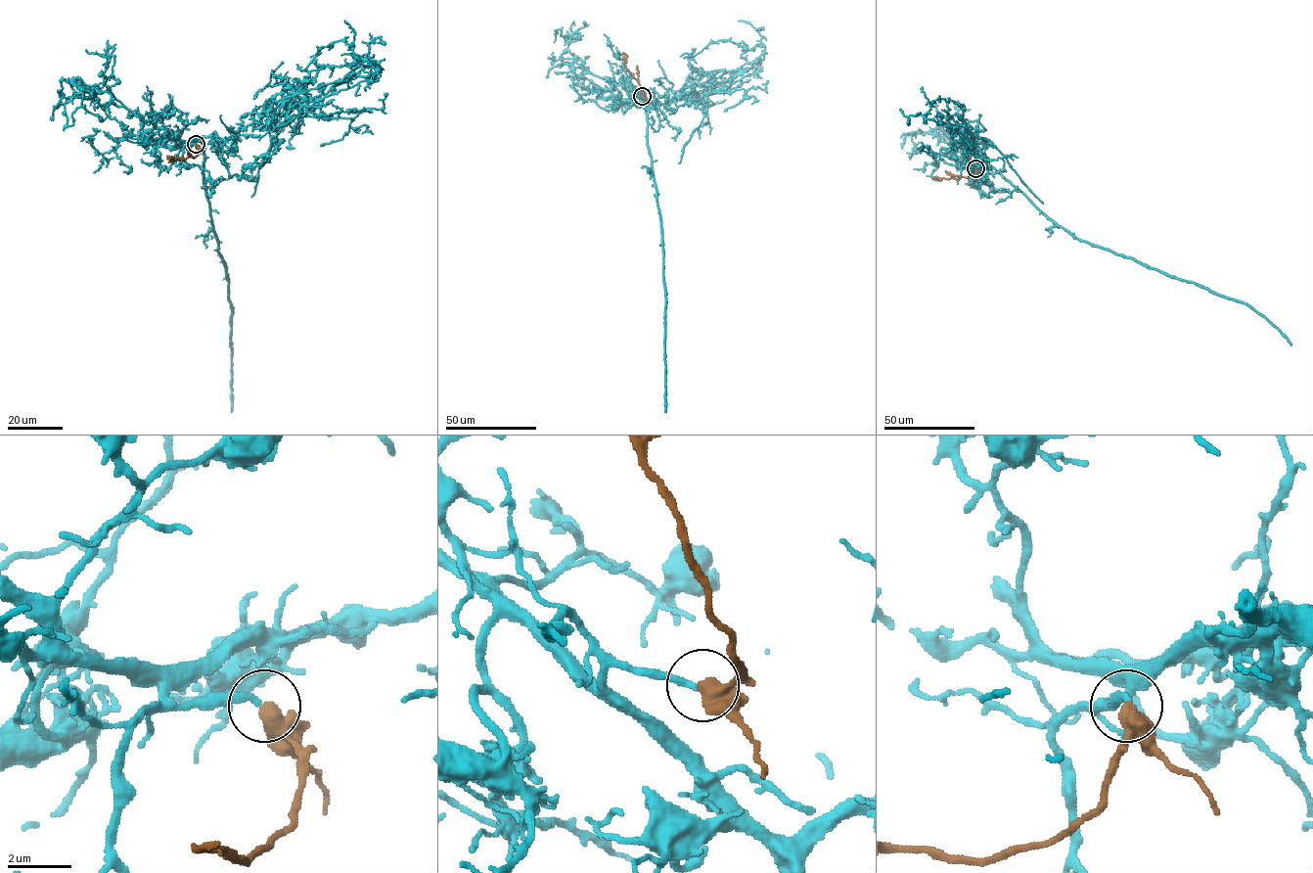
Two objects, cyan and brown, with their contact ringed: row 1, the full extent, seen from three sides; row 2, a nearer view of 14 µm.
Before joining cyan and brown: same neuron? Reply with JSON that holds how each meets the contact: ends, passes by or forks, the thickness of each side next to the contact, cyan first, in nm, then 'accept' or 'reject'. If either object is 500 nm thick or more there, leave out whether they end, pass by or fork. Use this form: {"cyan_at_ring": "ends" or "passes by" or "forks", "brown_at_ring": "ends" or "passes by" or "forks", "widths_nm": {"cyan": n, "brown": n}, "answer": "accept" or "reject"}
{"widths_nm": {"cyan": 240, "brown": 550}, "answer": "accept"}

